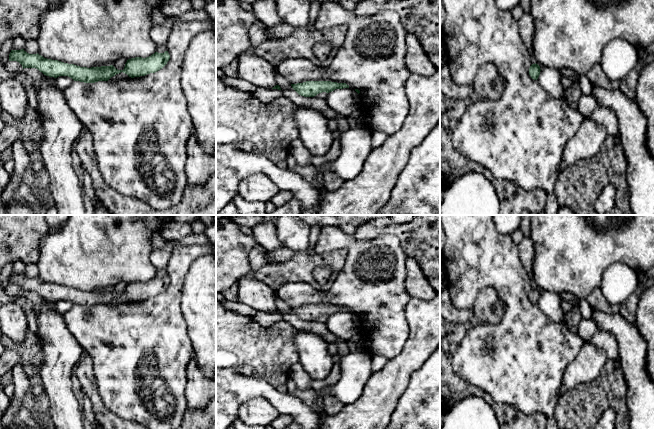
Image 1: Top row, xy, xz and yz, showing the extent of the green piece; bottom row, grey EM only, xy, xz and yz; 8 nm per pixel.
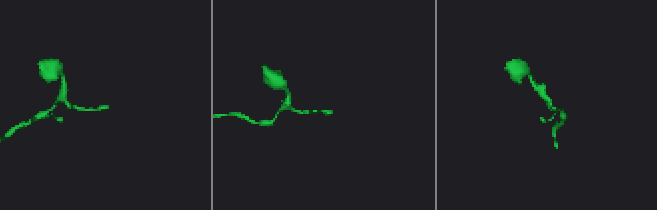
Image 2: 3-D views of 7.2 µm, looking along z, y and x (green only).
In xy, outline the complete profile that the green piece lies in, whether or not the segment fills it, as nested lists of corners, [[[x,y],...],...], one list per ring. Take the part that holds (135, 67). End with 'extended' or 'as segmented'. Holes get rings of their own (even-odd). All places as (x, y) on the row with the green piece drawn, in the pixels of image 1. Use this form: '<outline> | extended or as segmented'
[[[24,49],[11,50],[9,61],[19,62],[24,68],[36,68],[44,75],[57,78],[68,76],[74,81],[84,83],[95,83],[108,81],[111,77],[121,72],[129,77],[140,77],[155,73],[162,69],[170,59],[168,51],[164,53],[155,52],[149,57],[135,57],[128,59],[123,70],[116,69],[113,65],[101,67],[80,67],[74,64],[64,63],[58,60],[44,58],[37,54],[29,54]]] | as segmented

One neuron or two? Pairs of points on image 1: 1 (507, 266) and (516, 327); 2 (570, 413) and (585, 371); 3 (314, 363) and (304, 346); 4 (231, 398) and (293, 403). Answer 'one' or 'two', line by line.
1: one
2: two
3: one
4: one

